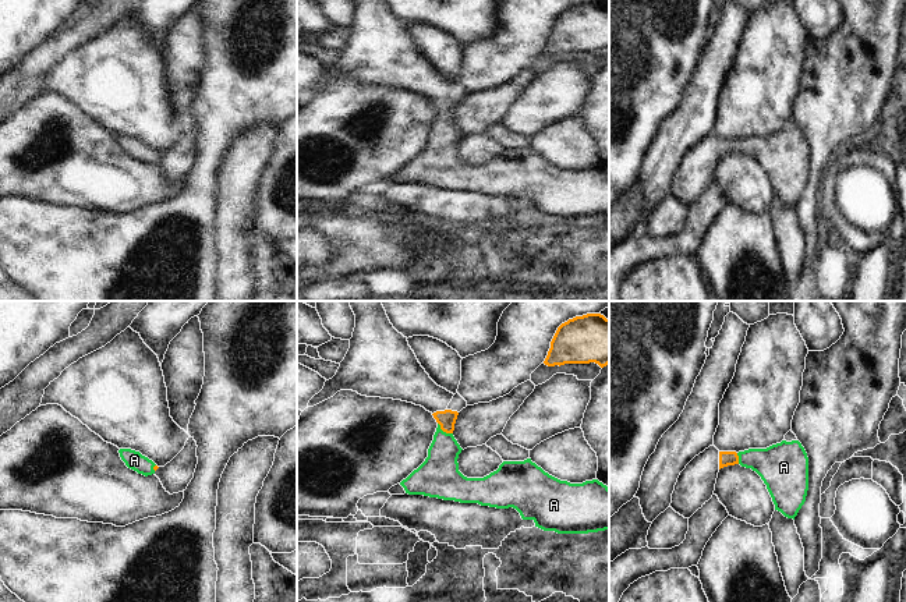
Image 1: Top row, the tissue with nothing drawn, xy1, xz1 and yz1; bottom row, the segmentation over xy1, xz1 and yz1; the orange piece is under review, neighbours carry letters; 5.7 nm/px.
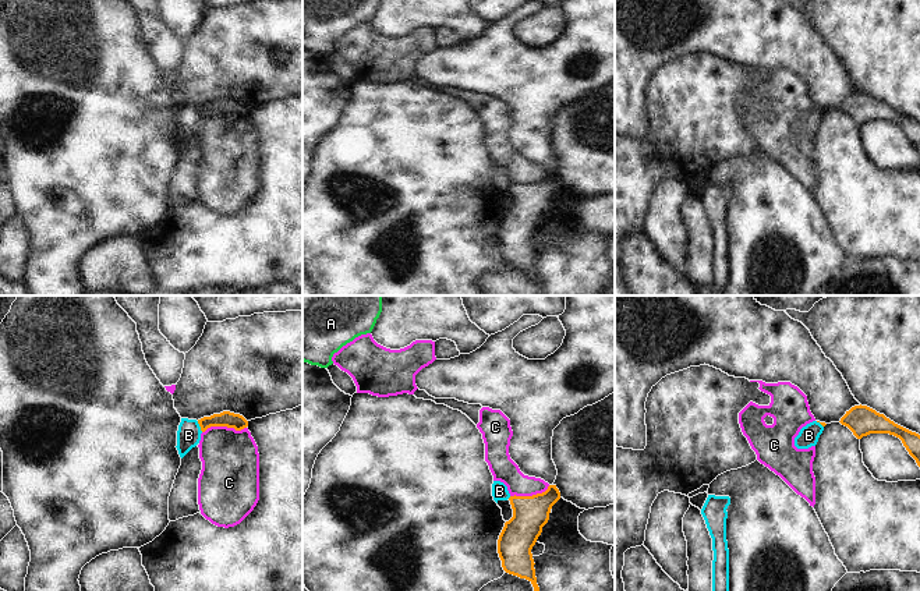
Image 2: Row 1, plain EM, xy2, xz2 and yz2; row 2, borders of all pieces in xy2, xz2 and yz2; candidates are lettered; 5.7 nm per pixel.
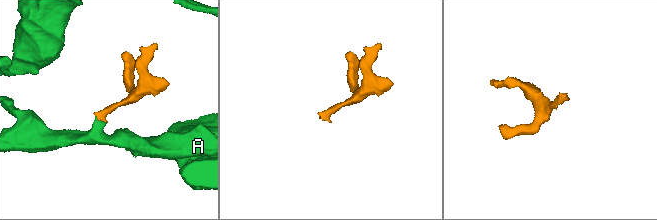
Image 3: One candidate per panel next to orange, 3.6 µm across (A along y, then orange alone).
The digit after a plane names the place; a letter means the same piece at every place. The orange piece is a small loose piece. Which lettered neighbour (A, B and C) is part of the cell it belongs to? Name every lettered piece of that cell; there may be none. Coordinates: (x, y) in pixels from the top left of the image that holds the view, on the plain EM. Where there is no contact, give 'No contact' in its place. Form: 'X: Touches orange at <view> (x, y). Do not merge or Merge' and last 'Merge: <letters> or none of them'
A: Touches orange at xz1 (443, 119). Merge
B: Touches orange at xy2 (200, 113). Do not merge
C: Touches orange at xy2 (223, 113). Do not merge
Merge: A.

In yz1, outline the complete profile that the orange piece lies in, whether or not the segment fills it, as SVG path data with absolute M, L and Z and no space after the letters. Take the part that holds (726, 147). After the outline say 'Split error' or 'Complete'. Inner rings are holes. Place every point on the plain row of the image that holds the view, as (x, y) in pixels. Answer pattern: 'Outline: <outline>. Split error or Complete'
Outline: M799 128L739 141L719 139L719 157L735 152L755 159L767 173L775 198L794 208L808 178L808 145Z. Split error.

